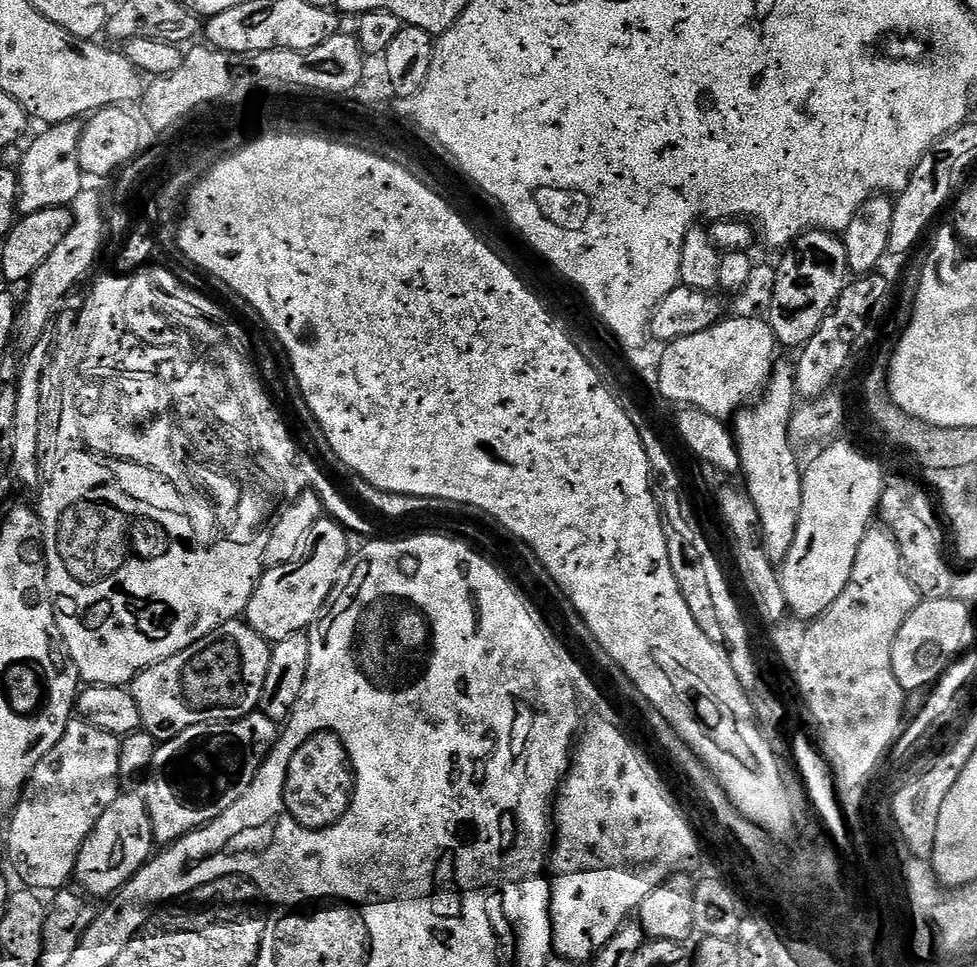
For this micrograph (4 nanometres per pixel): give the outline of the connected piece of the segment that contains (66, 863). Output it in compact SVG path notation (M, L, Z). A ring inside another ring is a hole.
M74 718L66 726L66 734L38 762L32 772L30 783L24 788L24 796L17 802L11 813L12 825L8 828L8 856L16 867L16 872L25 880L32 890L52 888L59 890L73 879L76 870L76 855L84 844L84 839L94 830L98 818L121 795L122 785L118 779L118 758L120 757L121 737L110 734L106 730L98 730L98 726L90 726L86 721Z

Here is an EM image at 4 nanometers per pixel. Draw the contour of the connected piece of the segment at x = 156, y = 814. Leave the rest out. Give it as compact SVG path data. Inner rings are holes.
M253 714L243 720L229 720L227 724L190 726L190 730L178 734L174 739L163 741L156 749L152 767L146 773L145 788L142 789L144 804L152 823L153 841L160 846L174 844L187 832L203 828L205 824L230 810L230 806L234 806L234 802L238 802L238 798L246 794L250 782L254 782L254 774L260 769L261 762L271 752L277 739L277 721L266 718L263 714Z

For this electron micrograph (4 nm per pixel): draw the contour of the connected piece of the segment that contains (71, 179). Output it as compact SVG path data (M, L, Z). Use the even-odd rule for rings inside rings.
M67 120L43 129L44 133L27 149L23 149L18 161L21 213L71 206L74 198L86 186L86 177L78 162L78 142L82 138L84 124L80 120Z

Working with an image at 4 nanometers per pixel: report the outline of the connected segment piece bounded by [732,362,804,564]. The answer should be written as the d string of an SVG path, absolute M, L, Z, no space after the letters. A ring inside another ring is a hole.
M777 363L773 367L768 391L755 403L741 409L732 424L741 473L746 476L744 486L757 512L764 548L776 564L788 556L790 546L793 545L804 497L802 466L798 464L789 434L789 422L796 408L794 396L797 392L793 365Z

